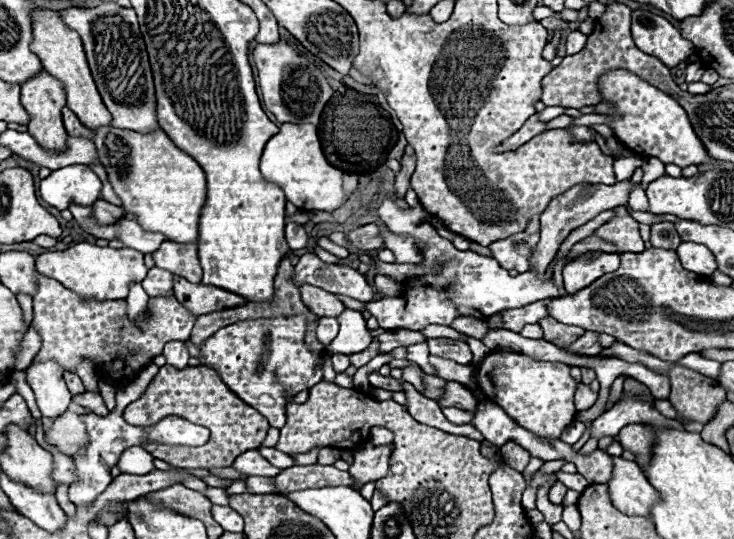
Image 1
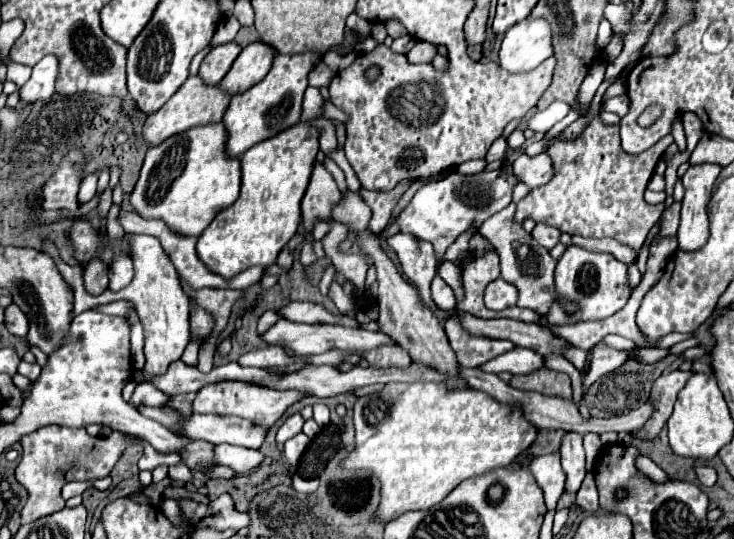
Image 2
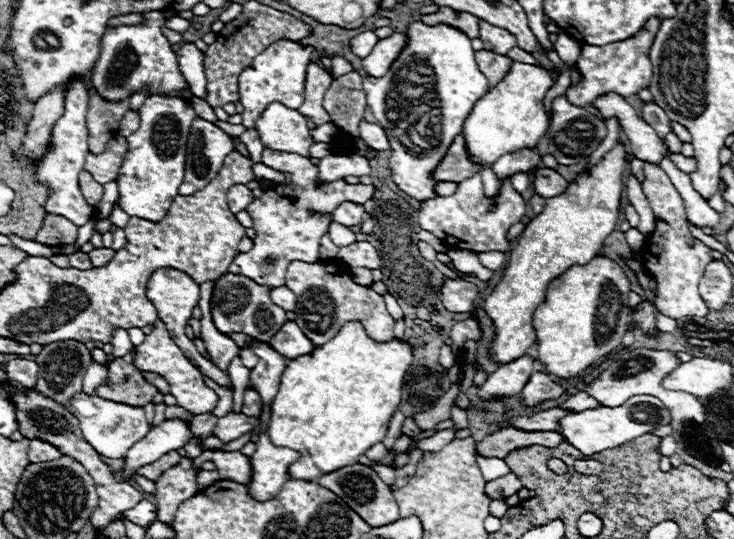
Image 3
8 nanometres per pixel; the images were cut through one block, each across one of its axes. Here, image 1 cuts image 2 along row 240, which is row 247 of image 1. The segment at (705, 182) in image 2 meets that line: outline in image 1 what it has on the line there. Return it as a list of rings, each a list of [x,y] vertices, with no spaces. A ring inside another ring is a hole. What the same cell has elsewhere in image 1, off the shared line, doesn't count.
[[[682,242],[678,246],[678,258],[682,262],[682,266],[694,274],[700,274],[700,276],[712,276],[718,266],[716,266],[716,260],[712,256],[712,252],[708,248],[704,248],[702,244],[696,244],[696,242]]]

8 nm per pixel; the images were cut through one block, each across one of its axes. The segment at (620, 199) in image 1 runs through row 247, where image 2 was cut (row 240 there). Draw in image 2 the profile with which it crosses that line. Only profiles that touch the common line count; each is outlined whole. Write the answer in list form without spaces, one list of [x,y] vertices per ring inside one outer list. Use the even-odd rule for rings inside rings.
[[[536,224],[536,228],[532,230],[532,236],[536,238],[538,244],[542,244],[546,250],[552,250],[558,242],[560,242],[560,230],[548,224]]]

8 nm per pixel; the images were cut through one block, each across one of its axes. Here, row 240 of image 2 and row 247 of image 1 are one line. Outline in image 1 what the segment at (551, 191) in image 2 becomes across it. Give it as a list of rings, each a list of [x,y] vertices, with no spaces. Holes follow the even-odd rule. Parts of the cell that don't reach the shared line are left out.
[[[622,206],[616,208],[616,216],[608,224],[600,226],[594,232],[594,236],[600,236],[602,240],[616,244],[620,250],[622,248],[628,248],[630,252],[644,250],[644,242],[638,232],[638,222]]]

